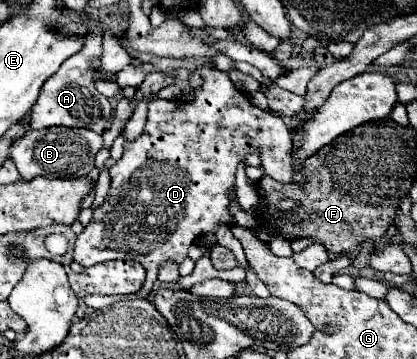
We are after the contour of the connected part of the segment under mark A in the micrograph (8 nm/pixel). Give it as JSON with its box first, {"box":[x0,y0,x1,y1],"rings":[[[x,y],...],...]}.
{"box":[30,21,112,134],"rings":[[[99,21],[85,22],[88,27],[88,34],[84,40],[84,48],[70,56],[56,74],[52,74],[36,100],[36,104],[30,110],[30,128],[40,130],[48,126],[68,126],[68,128],[88,128],[98,134],[106,132],[110,126],[112,118],[112,104],[108,98],[104,98],[96,88],[94,88],[94,74],[90,70],[92,58],[100,58],[102,54],[103,32]]]}

